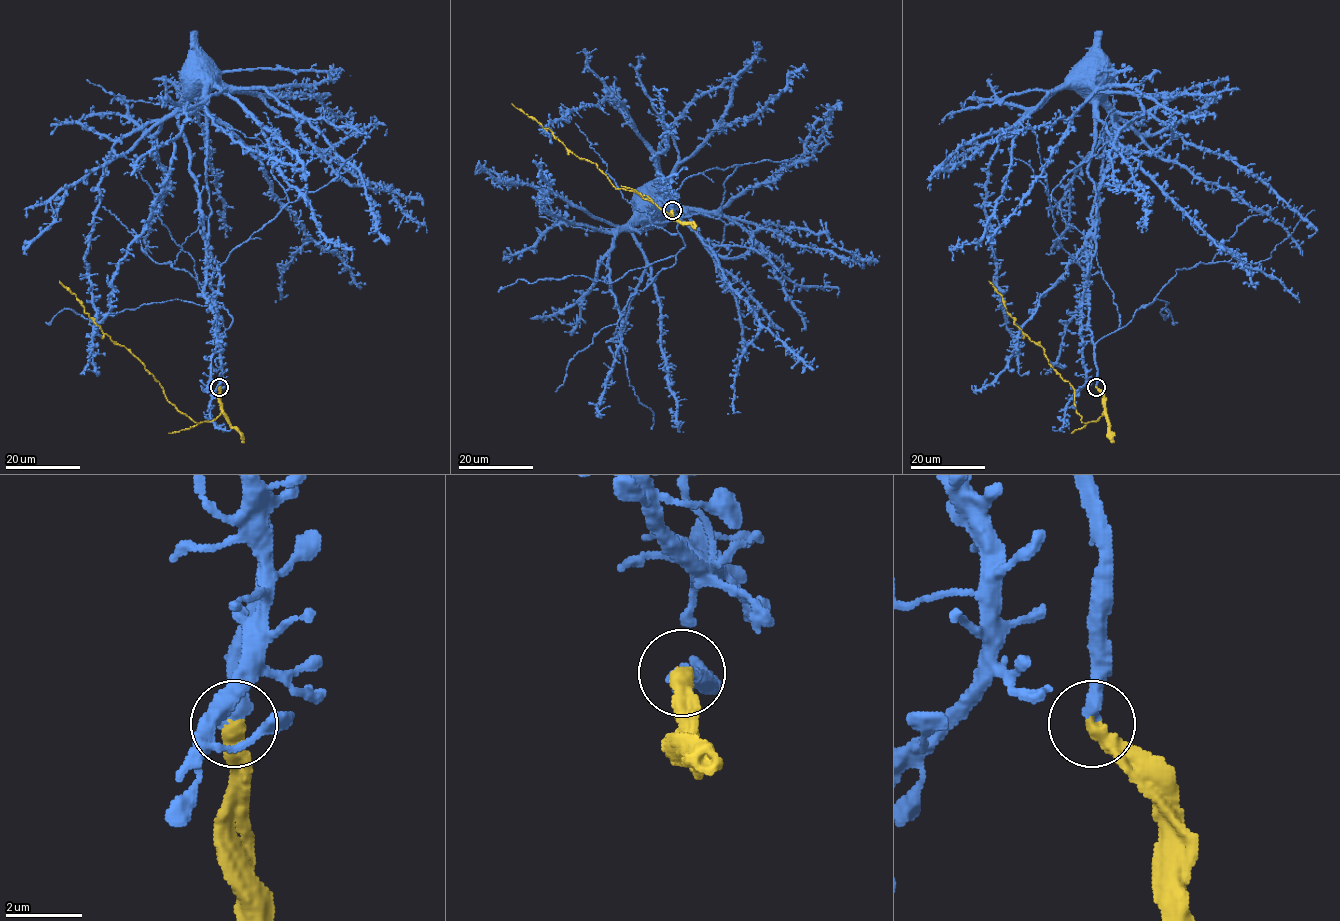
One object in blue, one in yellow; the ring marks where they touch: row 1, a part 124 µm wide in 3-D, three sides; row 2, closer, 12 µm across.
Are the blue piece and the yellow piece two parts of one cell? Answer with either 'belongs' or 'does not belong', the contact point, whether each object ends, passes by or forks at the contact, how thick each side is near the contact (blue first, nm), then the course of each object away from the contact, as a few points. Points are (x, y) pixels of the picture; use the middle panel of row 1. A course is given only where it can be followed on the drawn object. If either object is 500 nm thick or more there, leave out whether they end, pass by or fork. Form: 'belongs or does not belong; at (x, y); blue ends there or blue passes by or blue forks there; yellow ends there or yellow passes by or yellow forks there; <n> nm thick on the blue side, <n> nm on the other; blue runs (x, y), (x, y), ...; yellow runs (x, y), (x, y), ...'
belongs; at (672, 210); blue ends there; yellow ends there; 440 nm thick on the blue side, 400 nm on the other; blue runs (671, 211), (663, 201), (663, 211), (658, 202), (658, 209), (655, 206), (668, 192), (664, 185); yellow runs (671, 211), (673, 218), (648, 198), (615, 187), (595, 163), (579, 158), (548, 128), (512, 103)

